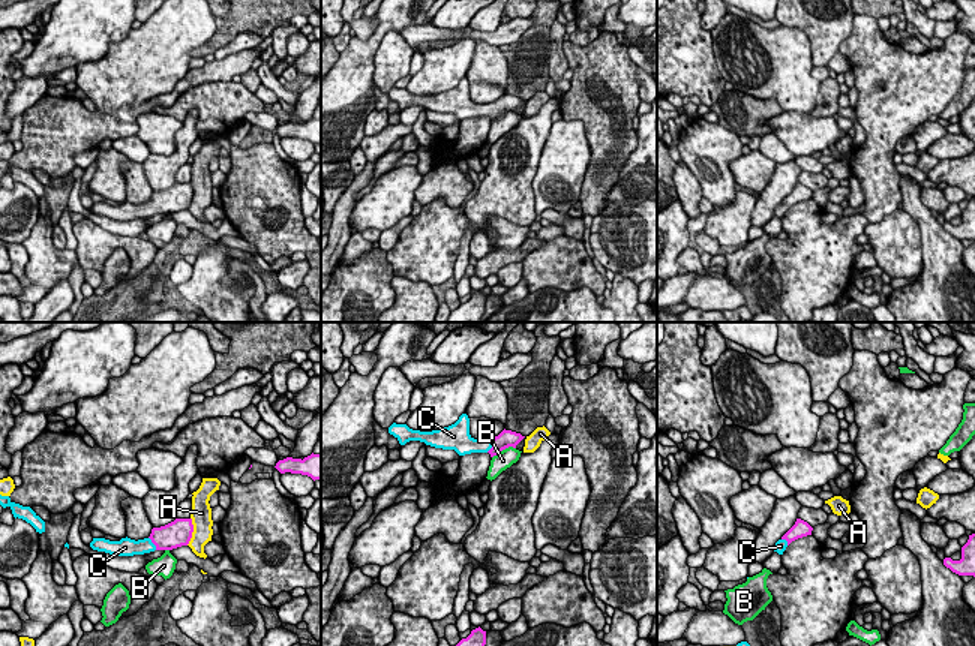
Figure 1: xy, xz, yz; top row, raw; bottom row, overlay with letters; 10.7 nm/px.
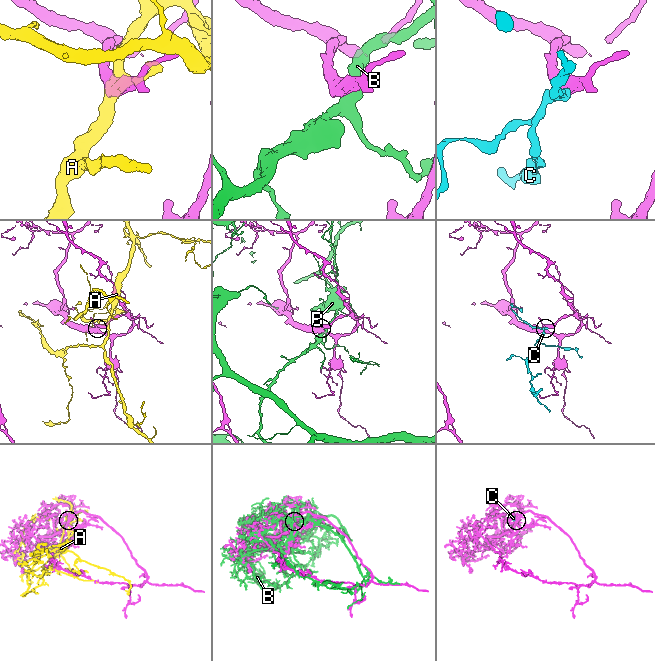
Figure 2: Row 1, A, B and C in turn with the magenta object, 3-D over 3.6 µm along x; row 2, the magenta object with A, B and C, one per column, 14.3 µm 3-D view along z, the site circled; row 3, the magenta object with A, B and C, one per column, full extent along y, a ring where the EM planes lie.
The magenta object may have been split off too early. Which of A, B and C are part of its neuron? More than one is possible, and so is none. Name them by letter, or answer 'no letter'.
C

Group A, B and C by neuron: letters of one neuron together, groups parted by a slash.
A / B / C

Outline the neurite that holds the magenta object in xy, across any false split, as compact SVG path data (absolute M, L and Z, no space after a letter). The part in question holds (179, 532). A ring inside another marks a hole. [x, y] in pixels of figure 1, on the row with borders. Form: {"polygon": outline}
{"polygon": "M176 519L174 522L153 528L148 538L110 541L105 538L93 538L90 547L98 552L105 552L114 556L144 555L154 550L172 550L188 546L194 532L192 519Z"}

